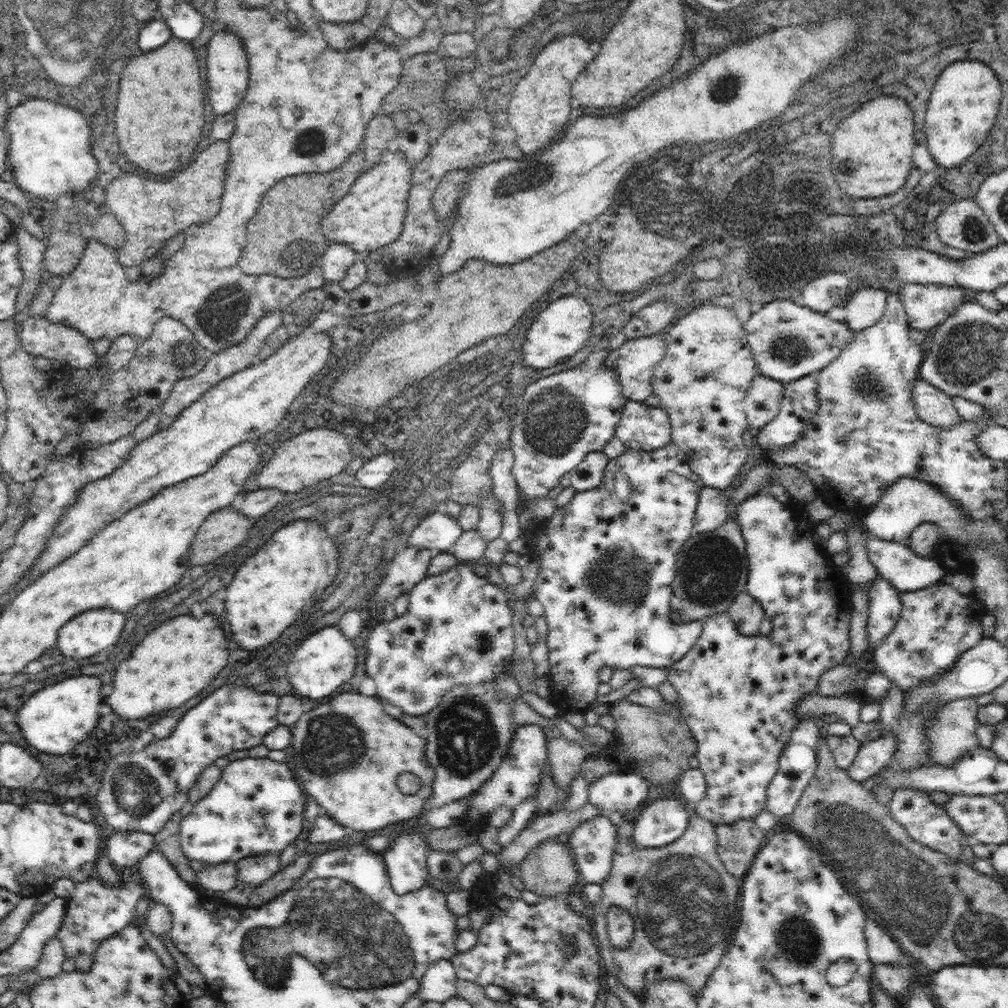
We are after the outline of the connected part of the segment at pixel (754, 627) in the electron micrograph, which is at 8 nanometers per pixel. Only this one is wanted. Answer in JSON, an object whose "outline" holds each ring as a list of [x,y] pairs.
{"outline":[[[747,590],[736,595],[727,613],[740,634],[759,636],[759,628],[764,620],[765,610]]]}

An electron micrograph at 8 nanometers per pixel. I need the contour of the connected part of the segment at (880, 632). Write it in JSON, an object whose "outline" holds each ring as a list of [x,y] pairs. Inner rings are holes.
{"outline":[[[878,573],[871,581],[867,620],[868,650],[874,652],[884,637],[891,633],[901,613],[901,600],[895,586]]]}

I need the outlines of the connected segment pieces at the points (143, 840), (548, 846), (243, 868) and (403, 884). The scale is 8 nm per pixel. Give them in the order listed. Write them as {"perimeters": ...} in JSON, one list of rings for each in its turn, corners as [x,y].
{"perimeters":[[[[116,831],[106,844],[106,855],[124,874],[134,870],[141,858],[154,850],[154,835],[142,831]]],[[[555,838],[540,842],[519,864],[520,877],[525,888],[544,898],[571,892],[578,882],[578,871],[573,851]]],[[[270,853],[247,856],[239,860],[236,866],[237,880],[254,885],[262,884],[281,868],[279,855]]],[[[422,833],[402,834],[392,842],[389,848],[382,852],[391,887],[399,895],[417,891],[427,884],[426,876],[430,874],[427,867],[427,856],[430,850],[429,844],[427,844],[427,837],[426,834]]]]}

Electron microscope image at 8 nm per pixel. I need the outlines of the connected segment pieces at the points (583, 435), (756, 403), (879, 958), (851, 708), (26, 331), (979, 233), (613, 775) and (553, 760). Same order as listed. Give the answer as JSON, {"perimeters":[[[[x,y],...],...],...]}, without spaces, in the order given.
{"perimeters":[[[[603,365],[598,368],[570,366],[570,370],[546,376],[546,380],[538,380],[538,384],[530,384],[530,388],[526,388],[518,410],[512,416],[509,445],[514,455],[512,472],[521,490],[522,508],[526,507],[525,504],[546,497],[549,489],[560,482],[559,478],[574,470],[589,452],[603,452],[605,444],[615,435],[626,401],[616,371]]],[[[764,375],[752,379],[743,404],[750,427],[760,429],[780,412],[784,389],[784,382]]],[[[866,917],[864,930],[868,956],[873,965],[892,965],[904,962],[904,952],[901,945],[892,935],[889,936],[877,922]]],[[[810,693],[798,703],[796,716],[801,720],[810,719],[810,717],[835,716],[854,729],[860,724],[862,706],[862,702],[852,698],[851,694],[844,695],[844,697],[828,697]]],[[[35,315],[25,317],[21,321],[21,330],[18,334],[21,346],[31,355],[43,356],[51,361],[60,360],[75,370],[86,369],[100,361],[101,356],[108,352],[111,340],[100,338],[92,342],[83,336],[82,332],[75,328],[60,324],[51,323],[45,316]]],[[[972,198],[948,205],[938,215],[936,223],[936,232],[946,247],[976,254],[996,248],[1001,243],[989,217]]],[[[611,771],[589,785],[589,801],[598,807],[603,816],[609,818],[613,812],[619,812],[624,817],[629,810],[634,810],[640,806],[643,800],[648,800],[648,785],[643,780],[643,776],[637,772]]],[[[560,736],[547,742],[548,769],[556,784],[568,793],[570,783],[579,776],[586,760],[586,750],[578,742]]]]}

